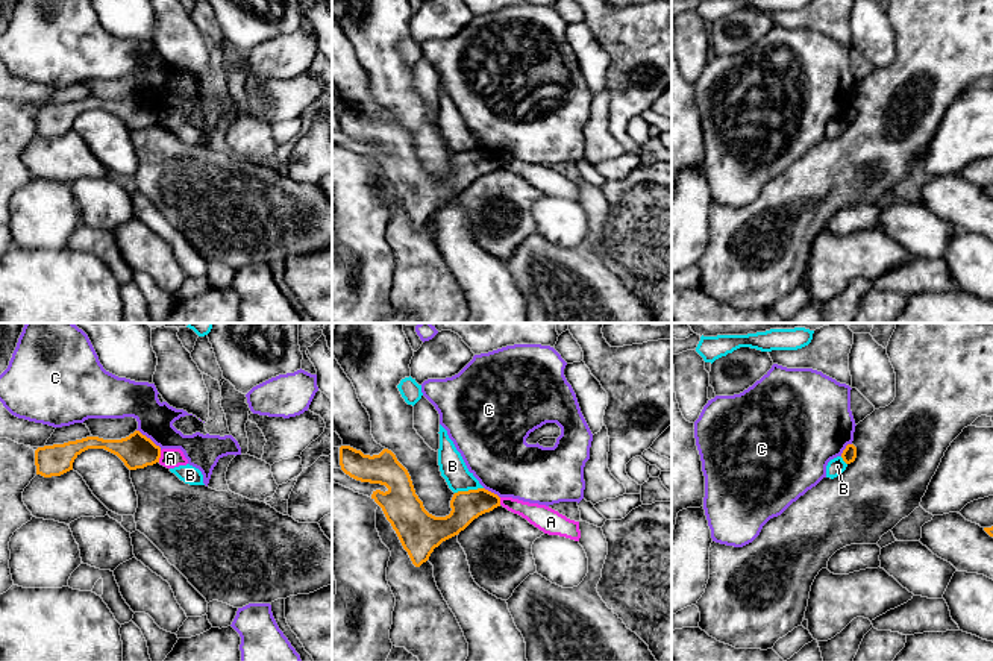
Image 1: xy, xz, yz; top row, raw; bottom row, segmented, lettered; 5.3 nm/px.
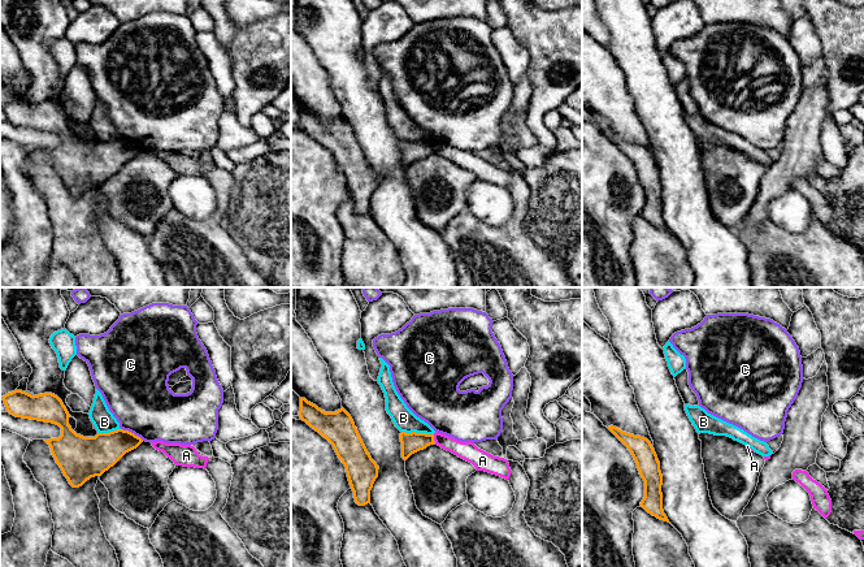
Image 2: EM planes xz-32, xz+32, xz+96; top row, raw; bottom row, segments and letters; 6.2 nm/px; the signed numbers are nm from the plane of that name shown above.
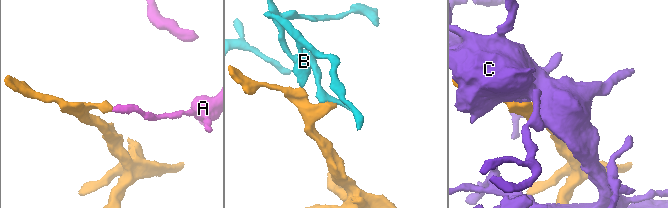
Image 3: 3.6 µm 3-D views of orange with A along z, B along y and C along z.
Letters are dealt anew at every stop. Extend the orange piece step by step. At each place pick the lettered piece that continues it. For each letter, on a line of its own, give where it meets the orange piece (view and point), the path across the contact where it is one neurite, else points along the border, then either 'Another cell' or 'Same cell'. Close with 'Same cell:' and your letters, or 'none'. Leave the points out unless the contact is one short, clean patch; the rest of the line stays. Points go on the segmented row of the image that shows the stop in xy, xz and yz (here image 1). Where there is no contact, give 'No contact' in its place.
A: Touches orange at xy (159, 457). Boundary: xy (161, 451), (158, 461). Another cell
B: Touches orange at xz (469, 490). Another cell
C: Touches orange at xy (149, 438). Another cell
Same cell: none

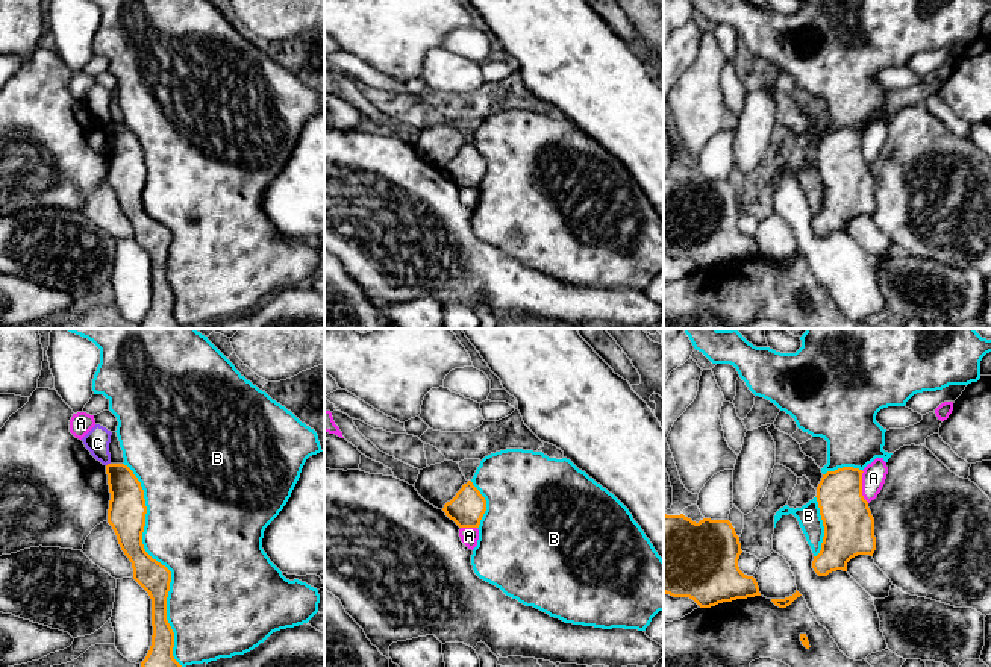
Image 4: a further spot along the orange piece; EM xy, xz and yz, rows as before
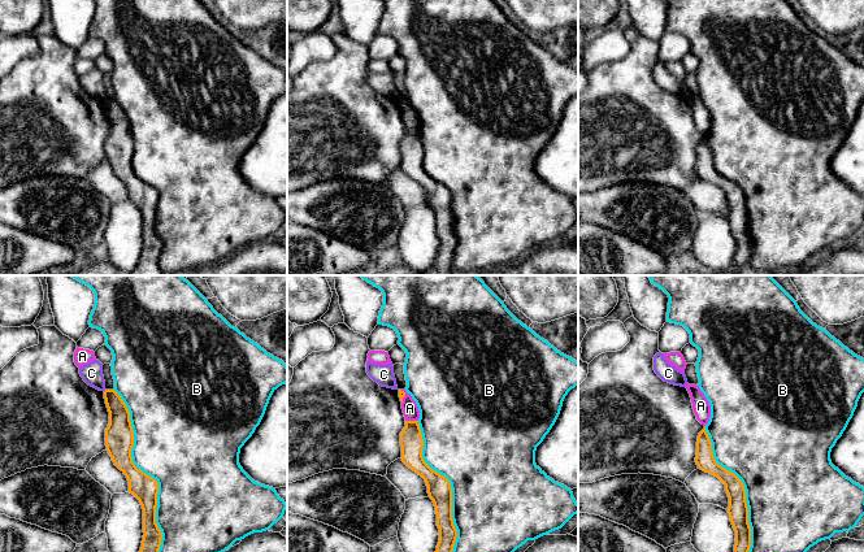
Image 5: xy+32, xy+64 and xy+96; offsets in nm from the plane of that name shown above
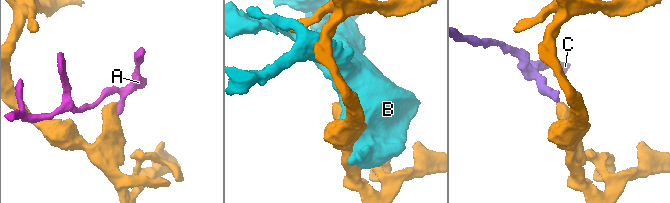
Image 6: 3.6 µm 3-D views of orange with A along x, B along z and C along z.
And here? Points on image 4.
A: Touches orange at yz (861, 487). Boundary: yz (861, 470), (862, 496), (869, 502). Another cell
B: Touches orange at xy (159, 563). Another cell
C: Touches orange at xy (108, 464). Another cell
Same cell: none

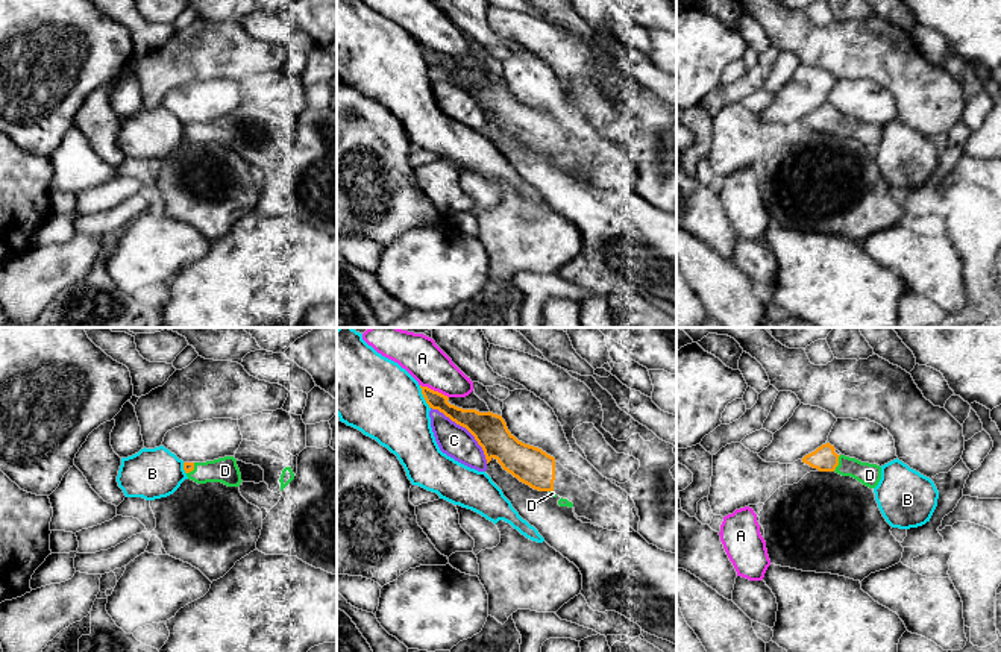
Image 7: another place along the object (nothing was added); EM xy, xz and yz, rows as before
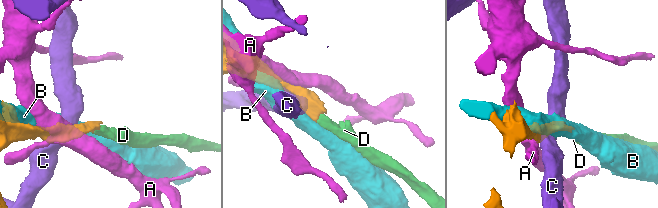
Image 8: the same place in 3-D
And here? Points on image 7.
A: Touches orange at xz (433, 390). Another cell
B: Touches orange at xz (423, 396). Another cell
C: Touches orange at xz (466, 428). Another cell
D: Touches orange at yz (837, 463). Path across: yz (824, 458), (837, 463), (869, 475). Same cell
Same cell: D

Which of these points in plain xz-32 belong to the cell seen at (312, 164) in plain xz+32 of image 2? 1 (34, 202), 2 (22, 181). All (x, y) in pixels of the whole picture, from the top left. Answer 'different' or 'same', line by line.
1: same
2: same

